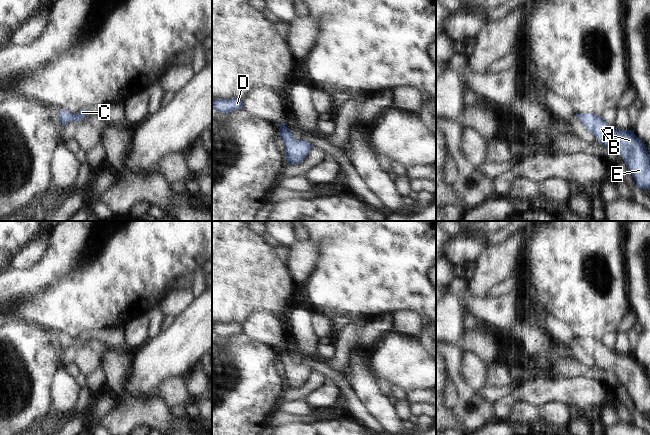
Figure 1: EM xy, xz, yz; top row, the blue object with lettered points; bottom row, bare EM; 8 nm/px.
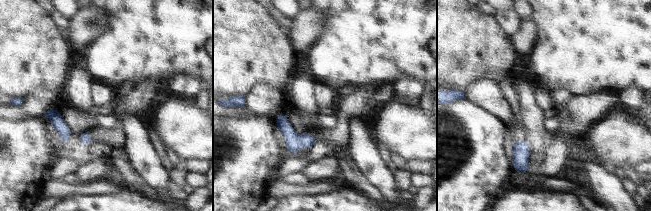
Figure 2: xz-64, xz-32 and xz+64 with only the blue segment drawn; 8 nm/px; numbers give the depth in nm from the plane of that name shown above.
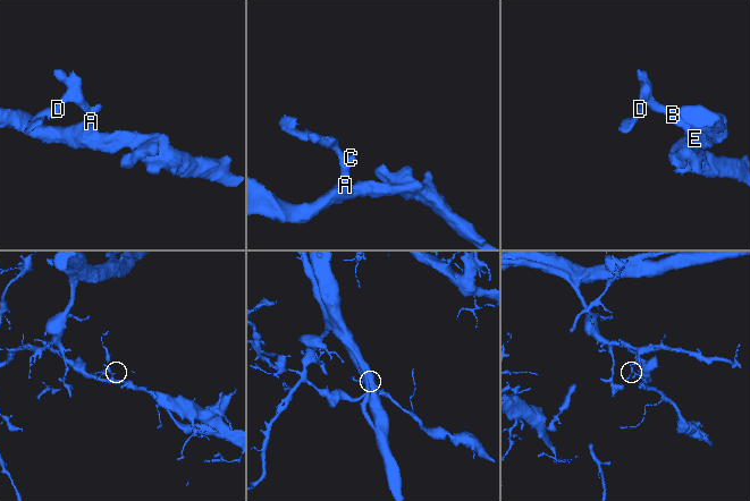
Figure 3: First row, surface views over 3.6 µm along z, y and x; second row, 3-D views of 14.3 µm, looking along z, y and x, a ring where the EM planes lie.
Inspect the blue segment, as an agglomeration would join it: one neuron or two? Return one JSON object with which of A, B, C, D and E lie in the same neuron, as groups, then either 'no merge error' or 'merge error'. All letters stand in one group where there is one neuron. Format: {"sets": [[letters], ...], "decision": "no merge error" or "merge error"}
{"sets": [["A", "B", "C", "D", "E"]], "decision": "no merge error"}

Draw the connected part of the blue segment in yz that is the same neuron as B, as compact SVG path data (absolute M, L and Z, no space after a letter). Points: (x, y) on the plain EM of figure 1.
M576 337L575 340L596 360L598 367L619 375L637 412L650 413L650 379L645 368L632 354L619 354L607 348L601 340L594 338Z

